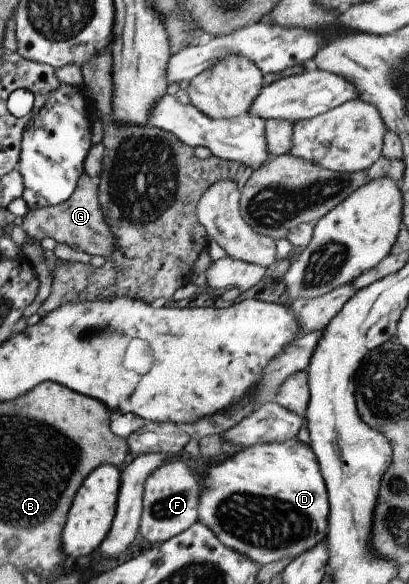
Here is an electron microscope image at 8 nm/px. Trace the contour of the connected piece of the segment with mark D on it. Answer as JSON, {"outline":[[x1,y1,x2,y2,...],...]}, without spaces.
{"outline":[[298,439,260,443,216,463,204,460,194,465,200,478,198,522,211,529,222,545,250,557,260,567,280,559,296,558,325,539,330,505,319,463,310,444]]}

